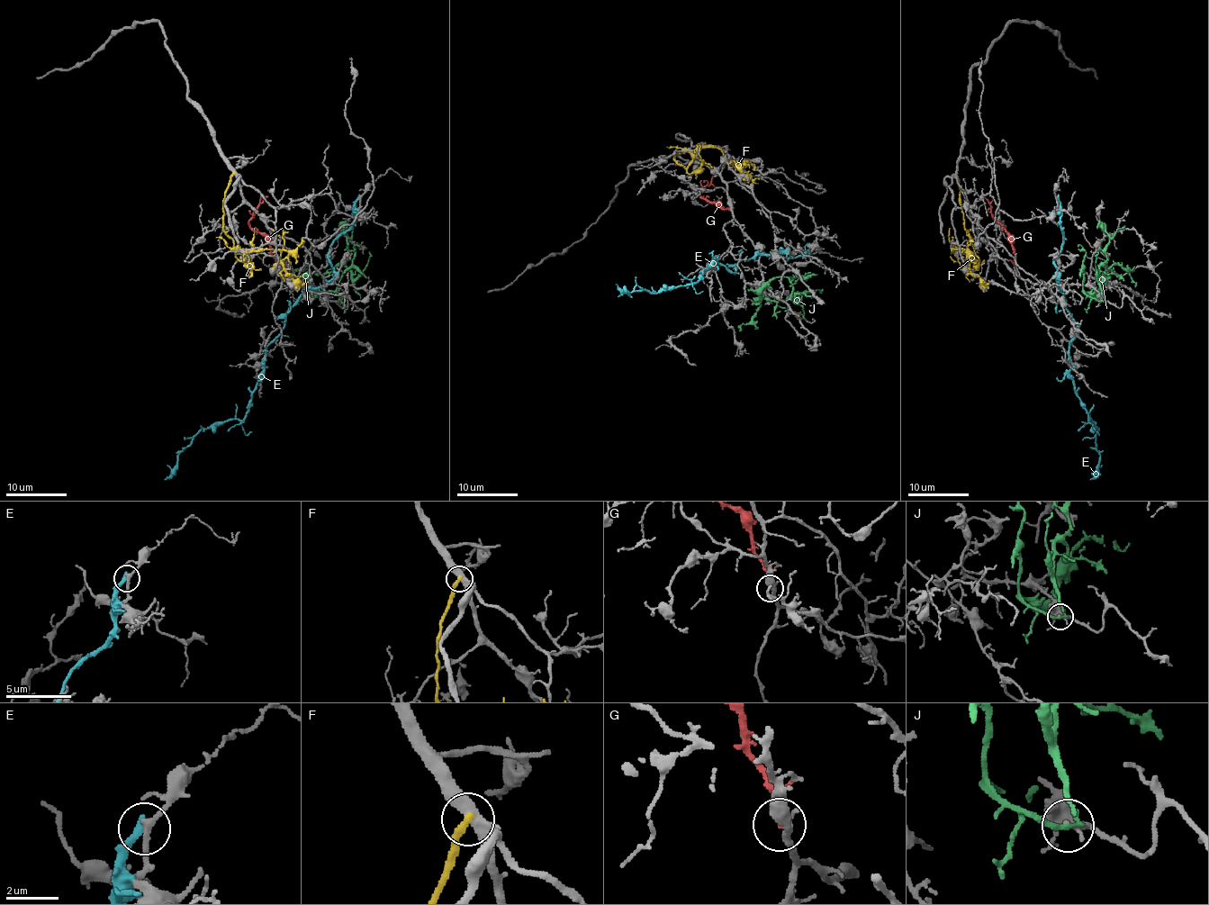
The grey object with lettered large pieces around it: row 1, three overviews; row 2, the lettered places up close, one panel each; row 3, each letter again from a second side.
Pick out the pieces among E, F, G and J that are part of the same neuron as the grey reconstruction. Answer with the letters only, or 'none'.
none

